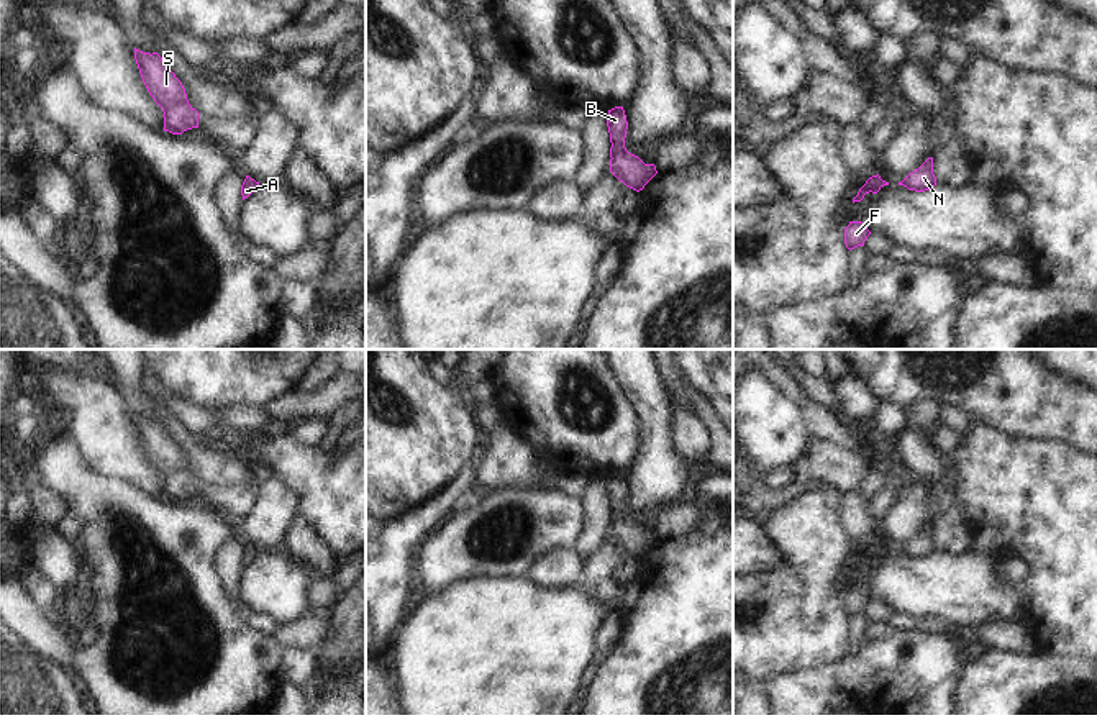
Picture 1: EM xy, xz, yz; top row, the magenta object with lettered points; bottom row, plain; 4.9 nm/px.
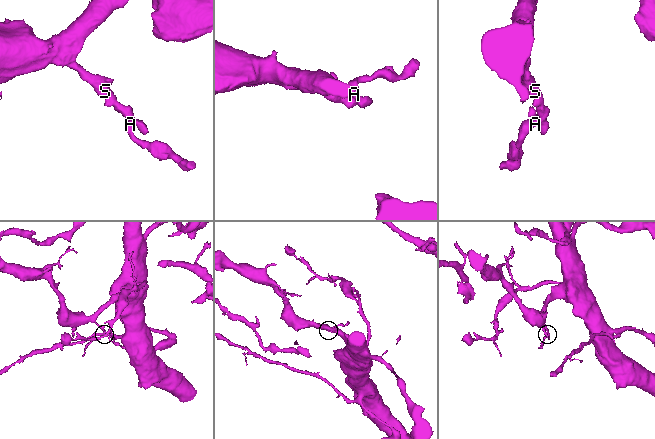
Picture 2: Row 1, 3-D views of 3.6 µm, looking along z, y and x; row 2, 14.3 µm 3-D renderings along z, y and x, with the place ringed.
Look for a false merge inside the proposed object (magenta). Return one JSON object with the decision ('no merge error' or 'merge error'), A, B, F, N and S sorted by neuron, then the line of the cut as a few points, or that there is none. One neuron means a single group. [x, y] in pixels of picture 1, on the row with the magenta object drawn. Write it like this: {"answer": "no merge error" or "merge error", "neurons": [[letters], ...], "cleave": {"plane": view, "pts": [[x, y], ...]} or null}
{"answer": "no merge error", "neurons": [["A", "B", "F", "N", "S"]], "cleave": null}

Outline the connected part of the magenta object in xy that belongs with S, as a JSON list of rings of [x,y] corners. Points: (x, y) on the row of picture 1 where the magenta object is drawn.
[[[134,48],[134,59],[149,95],[164,112],[164,131],[182,134],[198,128],[200,113],[189,103],[182,82],[162,57]]]

